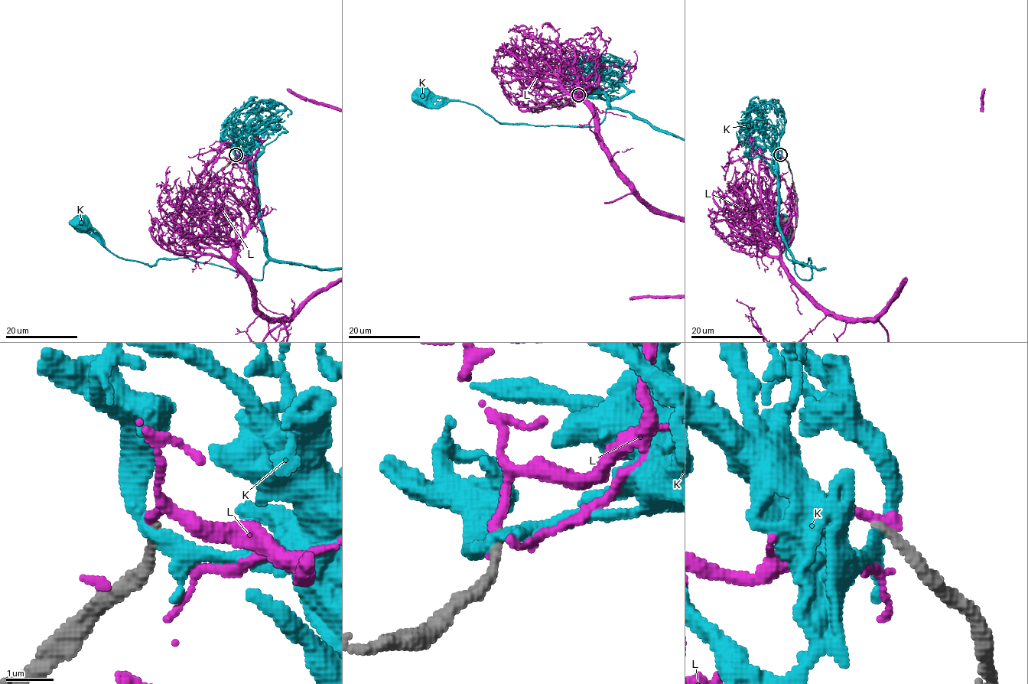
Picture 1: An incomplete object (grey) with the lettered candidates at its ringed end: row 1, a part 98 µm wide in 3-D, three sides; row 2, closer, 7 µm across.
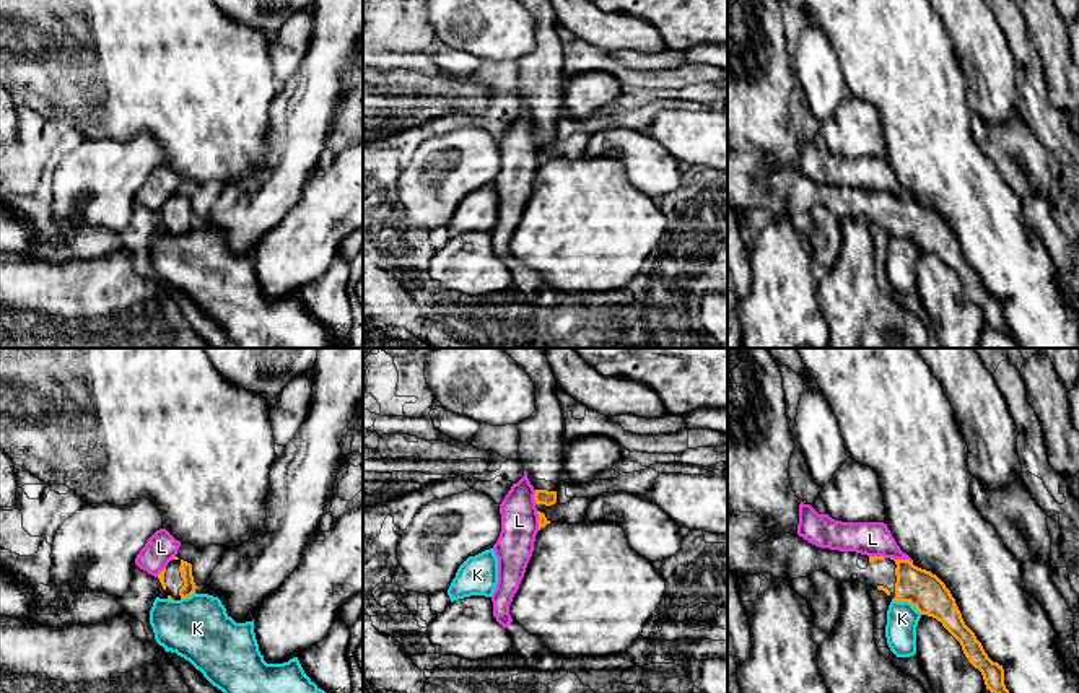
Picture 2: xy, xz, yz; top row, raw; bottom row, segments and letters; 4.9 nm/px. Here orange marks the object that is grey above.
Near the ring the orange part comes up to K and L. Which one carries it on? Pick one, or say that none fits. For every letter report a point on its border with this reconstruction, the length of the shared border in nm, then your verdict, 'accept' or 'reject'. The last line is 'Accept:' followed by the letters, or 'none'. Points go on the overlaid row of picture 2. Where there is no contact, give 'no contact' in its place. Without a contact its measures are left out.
K: yz (908, 601) | 180 nm | reject
L: yz (902, 560) | 110 nm | reject
Accept: none

